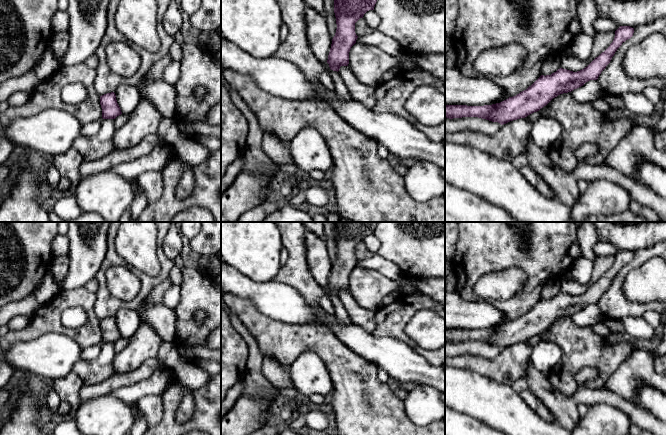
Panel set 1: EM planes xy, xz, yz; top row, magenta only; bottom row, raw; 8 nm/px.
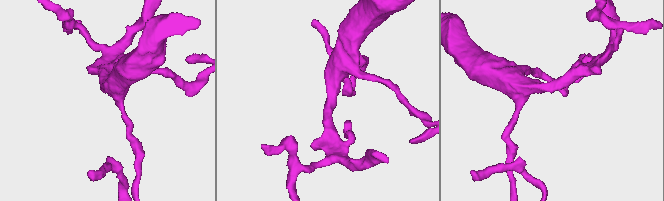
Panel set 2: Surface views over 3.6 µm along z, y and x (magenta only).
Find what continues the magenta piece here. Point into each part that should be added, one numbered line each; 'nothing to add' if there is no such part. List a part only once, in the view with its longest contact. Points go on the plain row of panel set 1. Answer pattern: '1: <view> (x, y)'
nothing to add

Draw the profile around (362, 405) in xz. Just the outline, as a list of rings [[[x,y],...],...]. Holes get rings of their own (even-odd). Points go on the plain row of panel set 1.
[[[231,293],[222,294],[225,303],[236,313],[249,333],[254,337],[263,355],[275,358],[289,367],[305,351],[313,351],[320,356],[332,379],[332,414],[335,417],[339,435],[445,435],[445,420],[433,422],[425,427],[414,424],[406,415],[404,401],[396,397],[386,383],[378,380],[378,367],[366,361],[343,344],[323,323],[304,325],[288,324],[263,315],[255,304],[246,298]]]

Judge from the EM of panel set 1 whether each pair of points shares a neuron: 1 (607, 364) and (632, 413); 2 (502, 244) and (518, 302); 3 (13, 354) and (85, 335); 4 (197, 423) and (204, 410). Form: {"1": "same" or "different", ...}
{"1": "different", "2": "same", "3": "different", "4": "same"}

